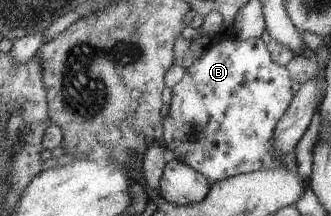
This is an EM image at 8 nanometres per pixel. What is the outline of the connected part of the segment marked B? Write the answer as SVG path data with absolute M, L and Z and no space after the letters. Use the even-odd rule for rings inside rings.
M230 32L220 38L213 40L205 54L186 69L184 78L172 88L170 112L163 118L162 124L163 143L172 157L188 164L211 183L256 170L274 170L282 165L281 156L272 156L270 144L276 124L294 97L288 70L271 59L267 45L261 38L240 40Z

